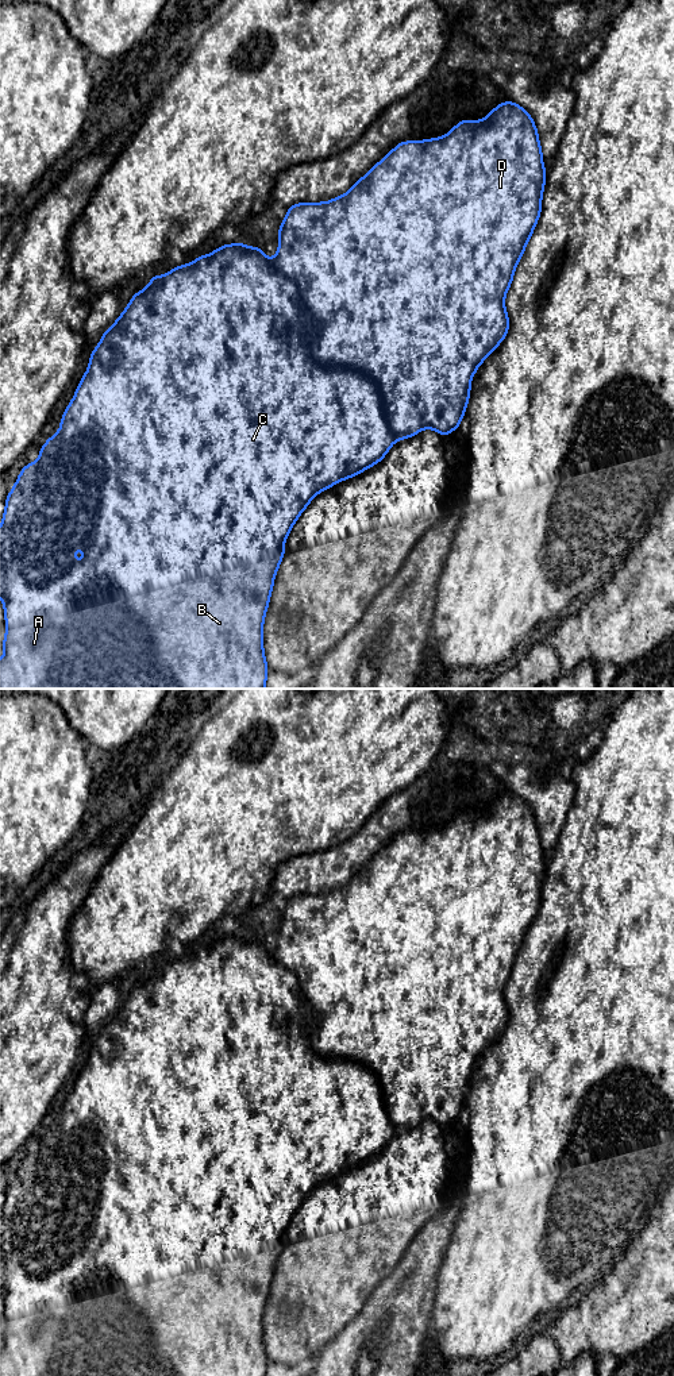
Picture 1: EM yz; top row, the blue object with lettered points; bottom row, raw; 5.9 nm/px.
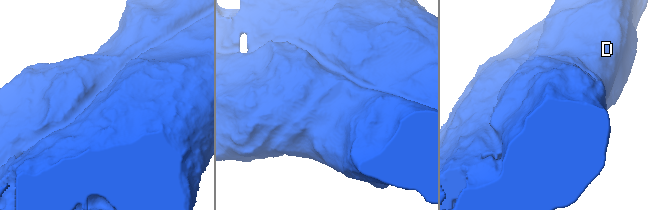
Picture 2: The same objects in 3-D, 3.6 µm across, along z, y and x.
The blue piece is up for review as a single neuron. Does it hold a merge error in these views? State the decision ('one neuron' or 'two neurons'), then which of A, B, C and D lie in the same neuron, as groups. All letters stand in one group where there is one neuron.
two neurons; groups A B C / D

